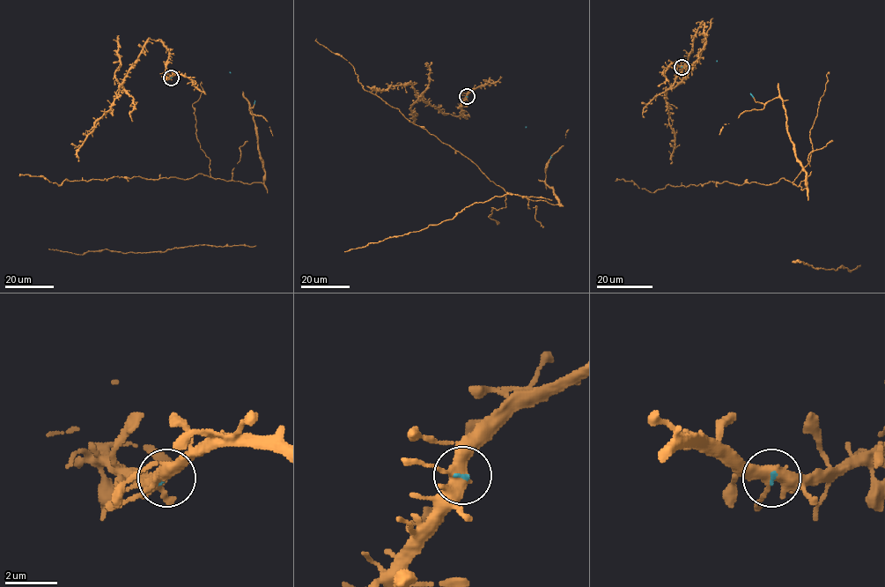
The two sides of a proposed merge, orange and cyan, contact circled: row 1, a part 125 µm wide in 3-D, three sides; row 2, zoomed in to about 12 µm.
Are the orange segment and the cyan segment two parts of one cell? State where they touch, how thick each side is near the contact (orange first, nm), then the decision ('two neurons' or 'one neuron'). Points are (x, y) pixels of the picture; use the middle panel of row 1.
at (467, 96); 440 nm thick on the orange side, 90 nm on the other; one neuron

